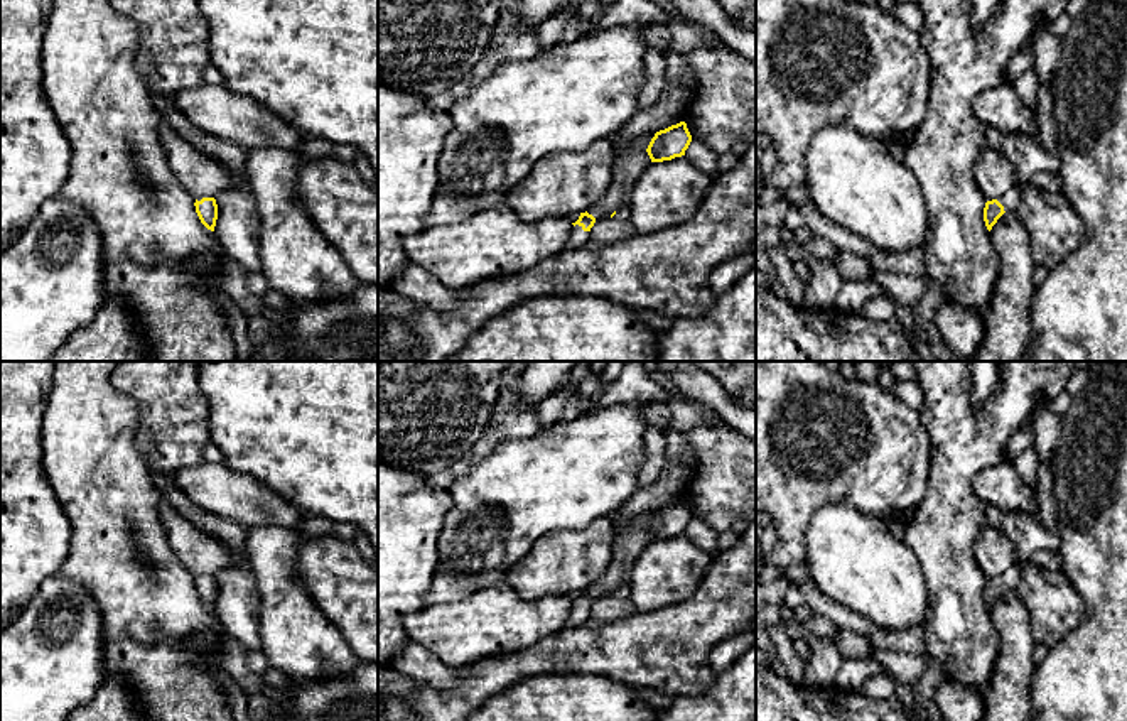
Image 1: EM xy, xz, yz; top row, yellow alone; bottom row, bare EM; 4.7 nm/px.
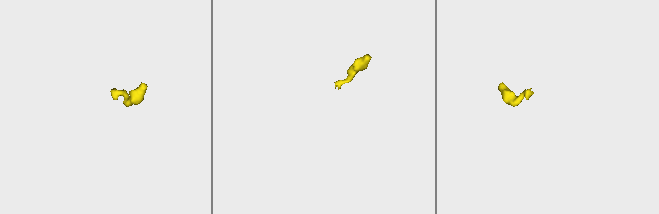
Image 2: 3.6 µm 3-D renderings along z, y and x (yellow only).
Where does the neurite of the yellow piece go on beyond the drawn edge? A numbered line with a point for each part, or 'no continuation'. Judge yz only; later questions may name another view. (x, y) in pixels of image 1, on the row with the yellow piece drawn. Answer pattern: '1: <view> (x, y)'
1: yz (1050, 179)

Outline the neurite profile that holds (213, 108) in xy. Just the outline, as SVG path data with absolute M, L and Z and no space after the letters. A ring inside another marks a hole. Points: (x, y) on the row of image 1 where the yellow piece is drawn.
M201 84L174 96L175 108L199 130L233 142L246 152L295 149L304 137L263 105L233 93L224 84Z

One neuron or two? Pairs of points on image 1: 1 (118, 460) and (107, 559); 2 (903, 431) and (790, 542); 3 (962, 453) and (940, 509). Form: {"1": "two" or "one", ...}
{"1": "one", "2": "one", "3": "one"}

